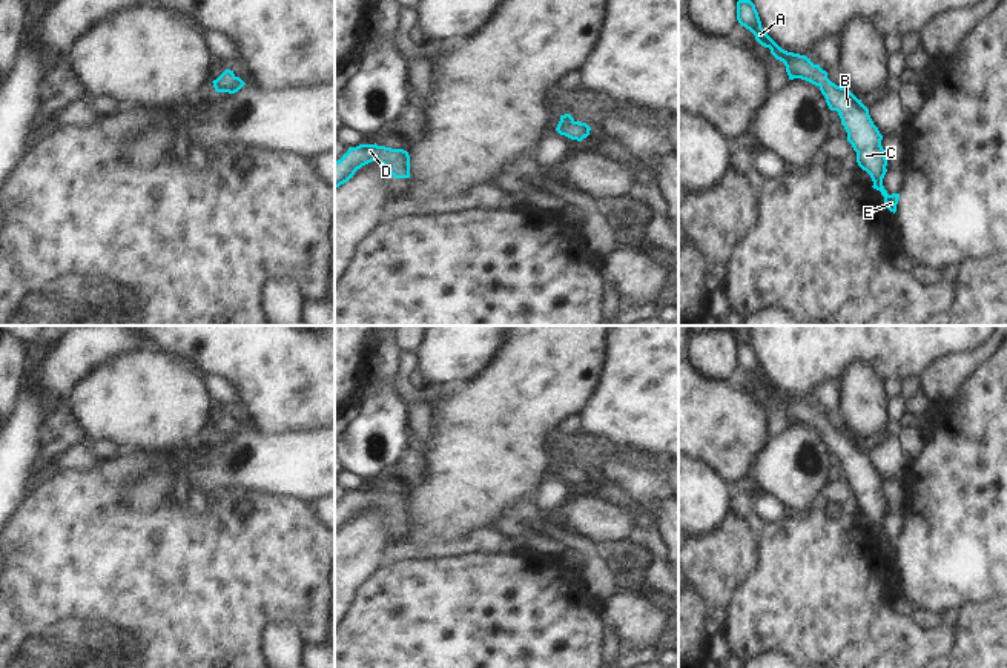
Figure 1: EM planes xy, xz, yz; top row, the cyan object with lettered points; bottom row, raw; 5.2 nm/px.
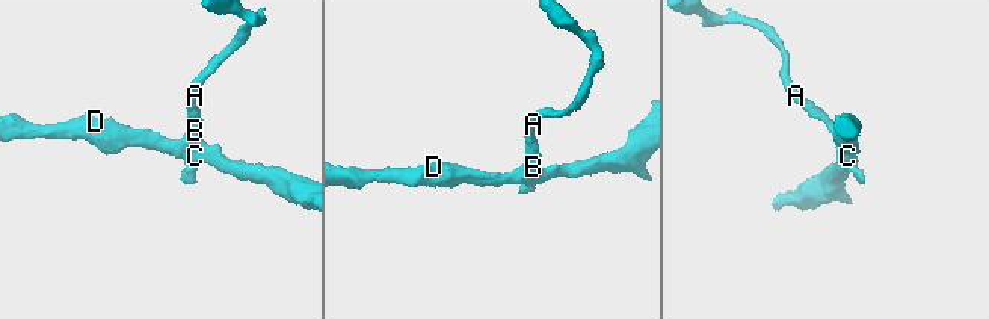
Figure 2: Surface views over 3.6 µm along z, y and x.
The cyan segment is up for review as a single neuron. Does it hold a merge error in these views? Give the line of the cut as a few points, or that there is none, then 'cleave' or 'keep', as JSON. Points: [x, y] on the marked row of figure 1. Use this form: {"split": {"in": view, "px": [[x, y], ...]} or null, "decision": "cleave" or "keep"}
{"split": null, "decision": "keep"}

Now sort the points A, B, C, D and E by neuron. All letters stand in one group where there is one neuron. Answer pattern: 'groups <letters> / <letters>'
groups A B C D E

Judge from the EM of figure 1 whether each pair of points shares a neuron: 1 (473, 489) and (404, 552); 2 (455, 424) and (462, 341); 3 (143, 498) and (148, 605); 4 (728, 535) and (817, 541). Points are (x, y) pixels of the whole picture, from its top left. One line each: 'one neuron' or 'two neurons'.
1: two neurons
2: two neurons
3: two neurons
4: two neurons

